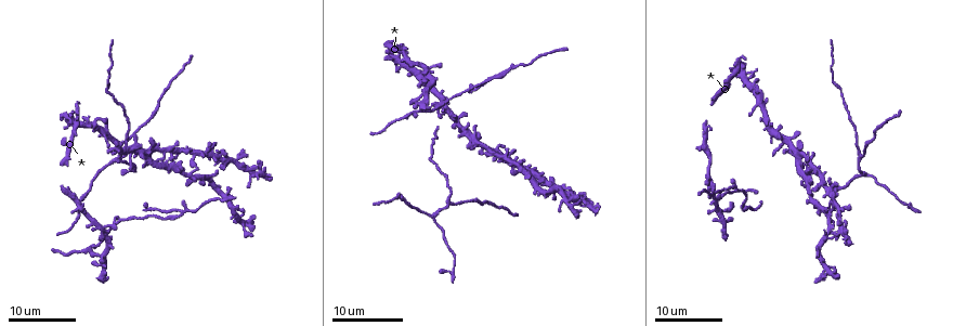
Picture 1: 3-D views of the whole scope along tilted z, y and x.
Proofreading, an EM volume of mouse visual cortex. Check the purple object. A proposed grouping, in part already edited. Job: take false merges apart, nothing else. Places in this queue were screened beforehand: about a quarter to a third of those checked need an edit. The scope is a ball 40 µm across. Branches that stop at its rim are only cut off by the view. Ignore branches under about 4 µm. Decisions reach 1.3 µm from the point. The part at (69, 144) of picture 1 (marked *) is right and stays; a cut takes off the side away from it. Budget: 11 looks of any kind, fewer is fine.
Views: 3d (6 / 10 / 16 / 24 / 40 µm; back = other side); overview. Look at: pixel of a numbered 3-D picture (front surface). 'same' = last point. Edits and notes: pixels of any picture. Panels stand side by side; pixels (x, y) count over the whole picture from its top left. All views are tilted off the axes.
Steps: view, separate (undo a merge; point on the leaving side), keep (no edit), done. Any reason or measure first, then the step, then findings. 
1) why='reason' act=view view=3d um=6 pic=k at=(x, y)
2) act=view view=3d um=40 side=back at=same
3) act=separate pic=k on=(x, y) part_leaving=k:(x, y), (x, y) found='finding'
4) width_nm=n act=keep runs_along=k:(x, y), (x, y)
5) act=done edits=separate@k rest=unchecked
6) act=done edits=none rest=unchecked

why='four or more arms meet' act=view view=3d um=16 pic=1 at=(483, 150)

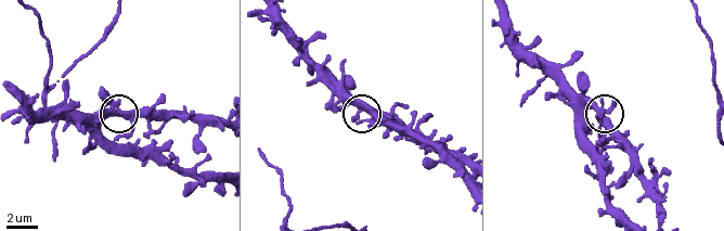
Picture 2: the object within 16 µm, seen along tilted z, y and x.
act=view view=3d um=6 pic=2 at=(359, 112)

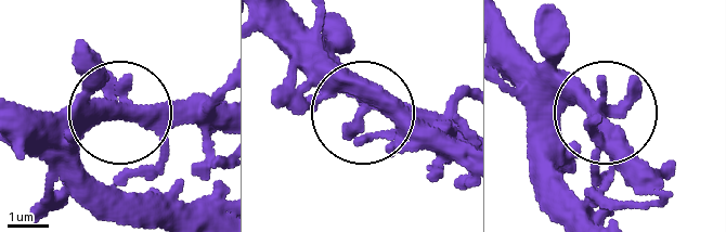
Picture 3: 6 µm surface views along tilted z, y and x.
arms=4 act=keep runs_along=3:(510, 35), (598, 105), (600, 172), (585, 208) found='all the same neuron'

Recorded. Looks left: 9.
why='a fork' act=view view=3d um=24 pic=1 at=(113, 161)

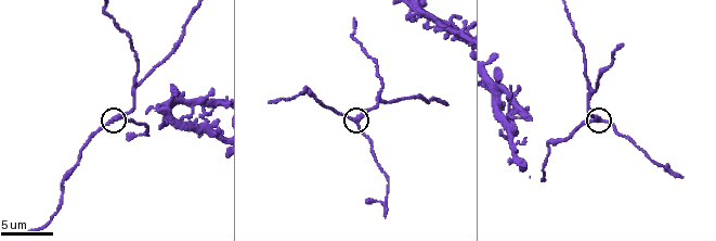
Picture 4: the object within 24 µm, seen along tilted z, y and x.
act=view view=3d um=6 pic=4 at=(357, 123)

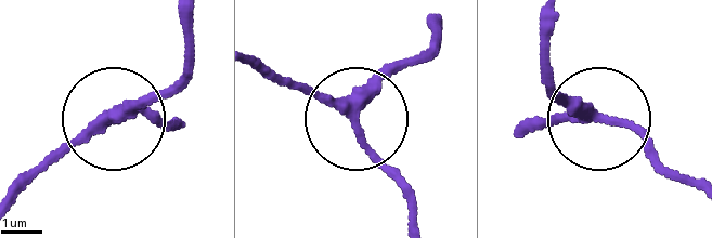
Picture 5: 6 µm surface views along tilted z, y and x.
act=keep found='continuous, no second neuron'

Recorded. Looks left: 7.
why='three arms meet' act=view view=3d um=6 pic=4 at=(380, 102)

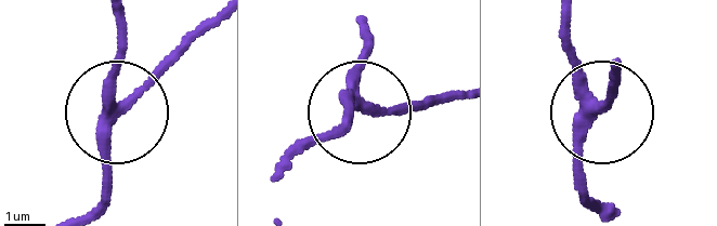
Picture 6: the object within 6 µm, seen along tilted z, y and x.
width_nm=250 act=keep found='continuous, no second neuron'

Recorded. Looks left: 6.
why='three-way junction' act=view view=3d um=16 pic=1 at=(414, 113)

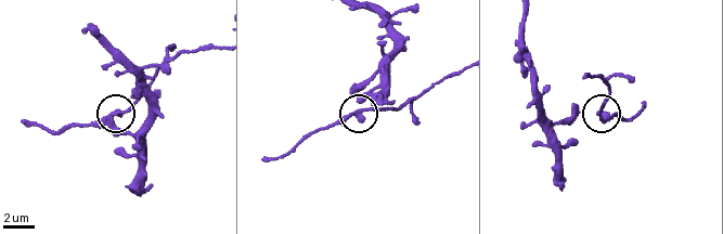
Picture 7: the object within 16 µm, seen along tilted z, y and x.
act=view view=3d um=10 pic=7 at=(116, 115)

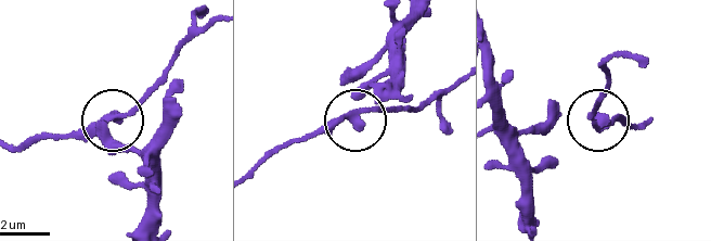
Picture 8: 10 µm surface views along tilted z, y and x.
arms=3 act=keep found='all the same neuron'

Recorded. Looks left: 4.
why='looks like a crossing' act=view view=3d um=16 pic=1 at=(190, 172)

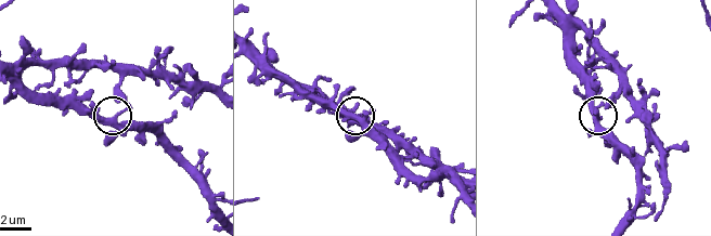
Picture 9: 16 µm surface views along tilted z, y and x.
act=view view=3d um=10 pic=9 at=(113, 116)

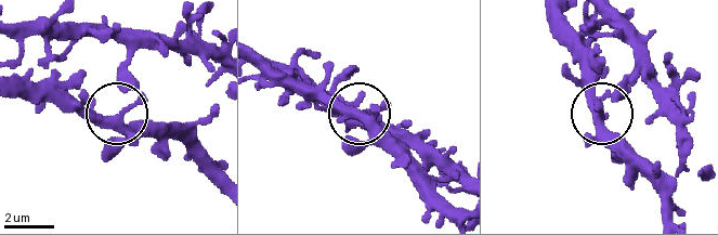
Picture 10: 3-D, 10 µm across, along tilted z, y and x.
side_arm_um=15 act=keep found='all the same neuron'

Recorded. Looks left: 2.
act=done edits=none rest=unchecked

